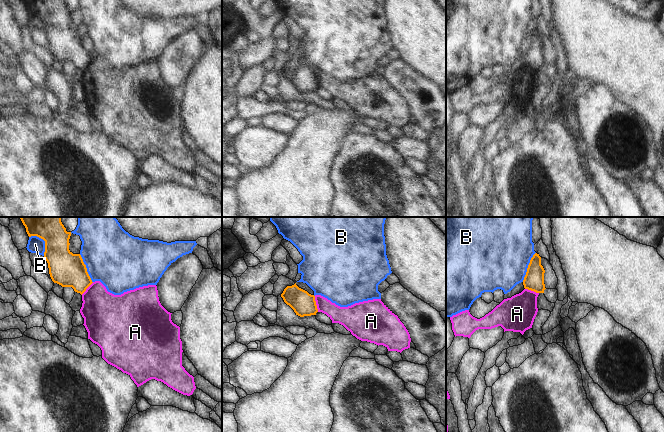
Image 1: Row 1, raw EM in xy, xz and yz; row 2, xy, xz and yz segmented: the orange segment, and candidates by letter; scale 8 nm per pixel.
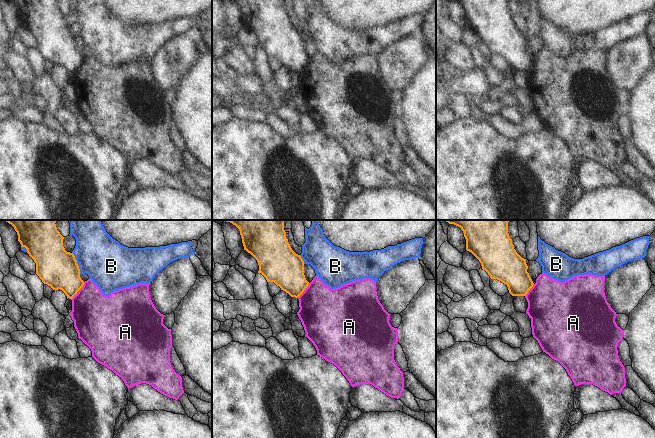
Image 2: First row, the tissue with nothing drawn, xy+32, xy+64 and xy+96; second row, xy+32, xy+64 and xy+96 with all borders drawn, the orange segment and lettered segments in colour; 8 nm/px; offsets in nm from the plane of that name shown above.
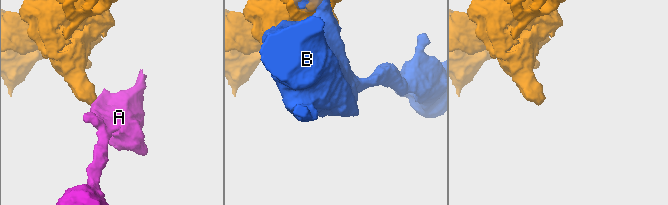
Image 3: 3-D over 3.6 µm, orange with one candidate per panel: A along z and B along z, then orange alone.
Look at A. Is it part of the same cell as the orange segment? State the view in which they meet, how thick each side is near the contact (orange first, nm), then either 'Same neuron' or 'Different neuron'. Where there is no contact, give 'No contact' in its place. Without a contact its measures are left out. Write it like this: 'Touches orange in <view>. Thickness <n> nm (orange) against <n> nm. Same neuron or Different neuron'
Touches orange in xz. Thickness 190 nm (orange) against 140 nm. Different neuron

